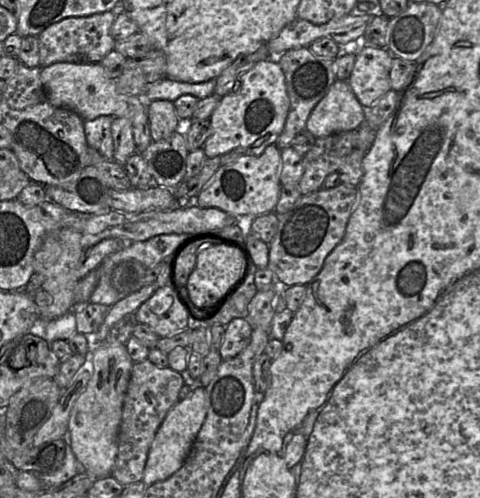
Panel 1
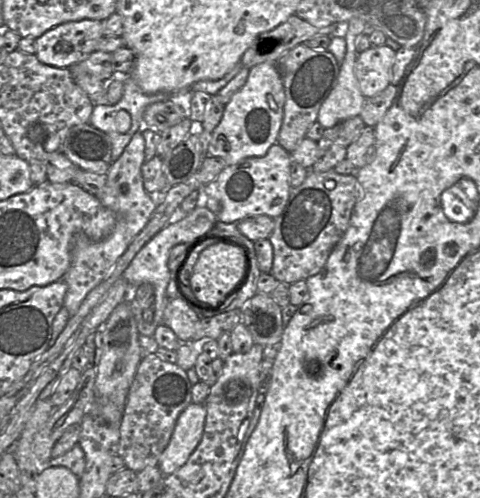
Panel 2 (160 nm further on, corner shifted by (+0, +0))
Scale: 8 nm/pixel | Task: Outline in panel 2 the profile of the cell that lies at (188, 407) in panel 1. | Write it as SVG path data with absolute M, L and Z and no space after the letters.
M191 403L179 415L169 444L158 461L164 476L183 466L202 439L206 418L204 404Z

